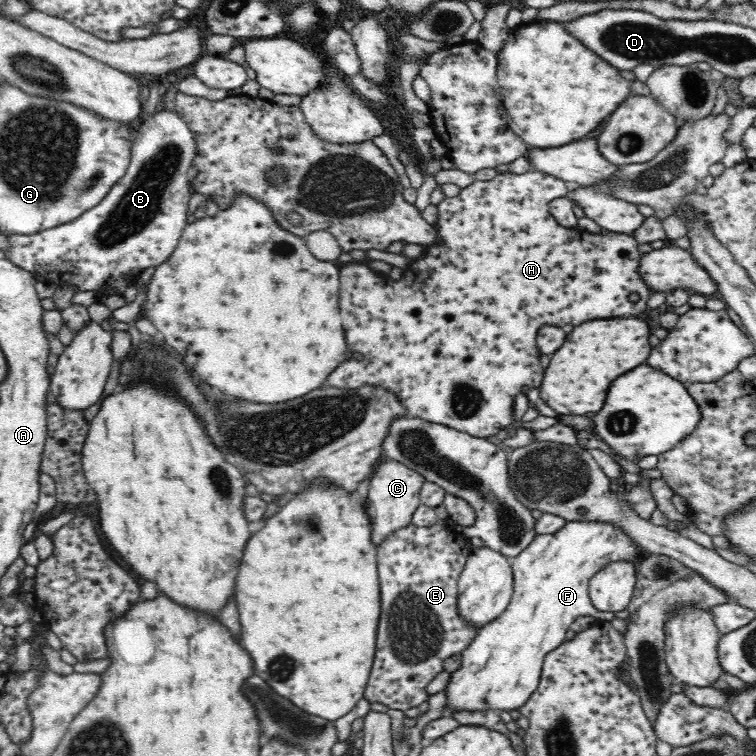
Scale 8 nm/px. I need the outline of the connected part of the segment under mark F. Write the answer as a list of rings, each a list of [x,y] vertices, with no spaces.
[[[574,521],[567,523],[554,534],[539,534],[520,554],[509,559],[514,577],[514,592],[510,604],[492,622],[478,628],[476,638],[461,654],[461,667],[451,673],[444,689],[449,701],[443,716],[456,710],[518,710],[524,706],[539,685],[545,654],[565,640],[570,624],[580,616],[594,616],[598,621],[611,621],[614,613],[603,613],[593,607],[589,598],[590,578],[608,564],[619,561],[632,563],[638,558],[638,545],[620,527],[606,521]]]

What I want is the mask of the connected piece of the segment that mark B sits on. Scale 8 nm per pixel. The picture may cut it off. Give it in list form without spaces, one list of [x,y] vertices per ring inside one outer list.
[[[156,111],[152,116],[142,118],[132,141],[126,174],[112,186],[104,200],[64,225],[32,235],[8,235],[7,259],[31,272],[37,280],[52,282],[56,286],[74,284],[80,292],[94,290],[105,296],[123,295],[138,279],[138,272],[150,266],[160,266],[170,258],[188,225],[186,216],[192,190],[186,172],[193,165],[196,145],[187,122],[175,111]]]

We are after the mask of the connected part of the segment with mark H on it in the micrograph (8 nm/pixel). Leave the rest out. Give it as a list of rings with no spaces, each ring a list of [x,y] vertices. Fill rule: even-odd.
[[[536,170],[524,174],[499,172],[492,180],[475,180],[470,186],[462,188],[457,196],[445,197],[438,204],[437,223],[434,224],[438,240],[430,246],[425,246],[425,253],[420,258],[411,260],[399,281],[394,281],[389,276],[382,277],[365,263],[353,261],[339,266],[338,302],[347,344],[347,357],[328,375],[323,385],[339,389],[374,385],[382,390],[396,393],[404,409],[416,418],[448,426],[475,438],[488,439],[494,435],[502,436],[502,432],[514,424],[512,406],[514,406],[515,396],[522,392],[522,386],[539,388],[544,378],[545,369],[540,365],[541,352],[537,345],[537,336],[542,326],[562,327],[564,324],[578,326],[594,318],[636,317],[646,310],[646,302],[654,293],[638,272],[642,254],[638,251],[638,241],[632,234],[620,234],[608,230],[604,233],[590,233],[578,227],[567,228],[557,222],[550,212],[549,205],[554,198],[560,198],[565,190],[566,181]],[[630,294],[638,294],[638,300],[630,301],[628,299]]]

